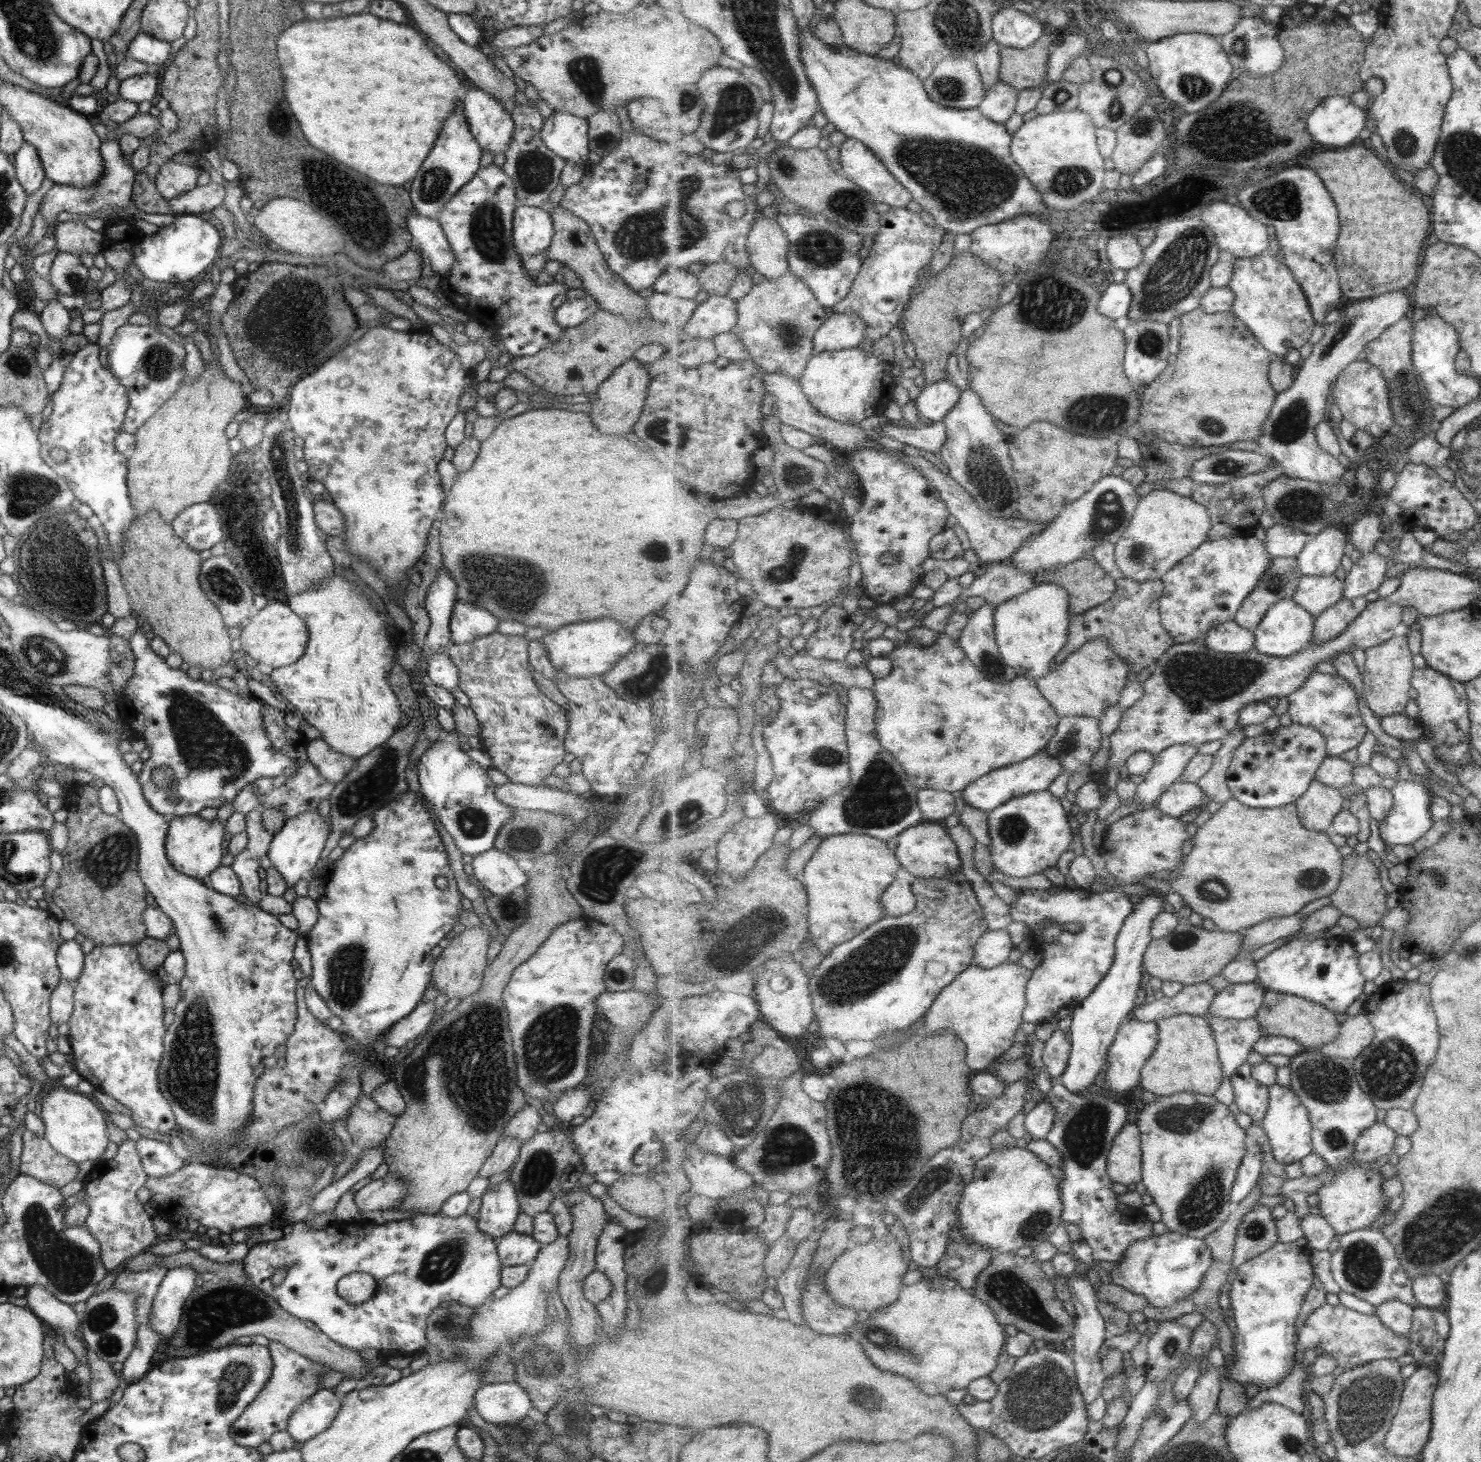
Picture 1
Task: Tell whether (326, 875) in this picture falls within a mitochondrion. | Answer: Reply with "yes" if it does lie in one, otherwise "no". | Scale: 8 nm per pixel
no

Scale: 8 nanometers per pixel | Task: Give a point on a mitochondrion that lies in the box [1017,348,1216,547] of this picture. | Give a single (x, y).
(1098, 413)

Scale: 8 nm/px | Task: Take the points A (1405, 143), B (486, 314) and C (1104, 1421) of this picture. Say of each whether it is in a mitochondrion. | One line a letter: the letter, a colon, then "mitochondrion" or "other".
A: mitochondrion
B: other
C: other

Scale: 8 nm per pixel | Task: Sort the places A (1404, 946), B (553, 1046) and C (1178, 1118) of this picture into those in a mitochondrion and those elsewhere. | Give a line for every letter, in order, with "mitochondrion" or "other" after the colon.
A: other
B: mitochondrion
C: mitochondrion

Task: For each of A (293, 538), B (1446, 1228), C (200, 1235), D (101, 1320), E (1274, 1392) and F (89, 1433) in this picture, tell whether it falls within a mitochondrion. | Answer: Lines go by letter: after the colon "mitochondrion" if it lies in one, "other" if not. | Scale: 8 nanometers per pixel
A: mitochondrion
B: mitochondrion
C: other
D: mitochondrion
E: other
F: other

